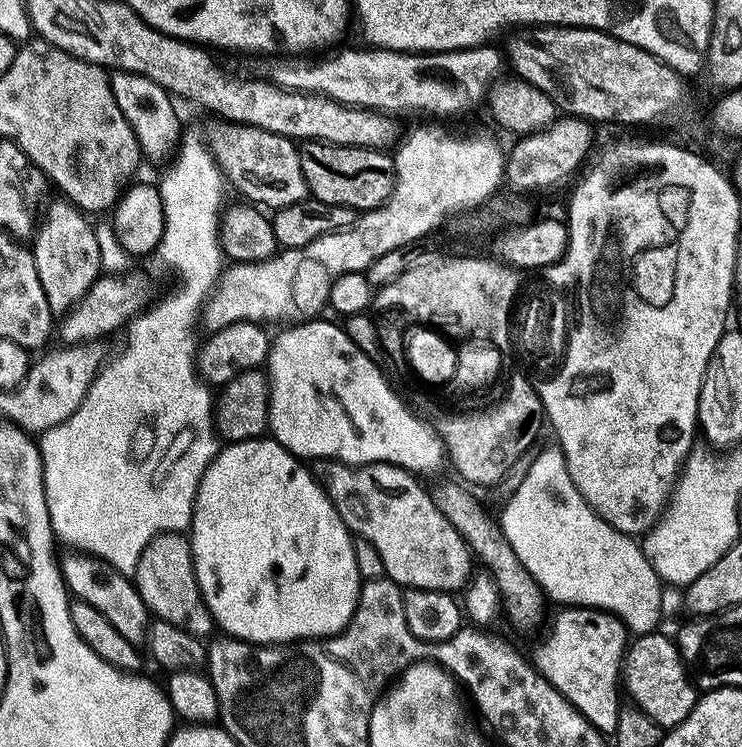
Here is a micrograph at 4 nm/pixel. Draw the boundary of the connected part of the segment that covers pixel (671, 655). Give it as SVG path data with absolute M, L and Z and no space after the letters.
M660 635L639 637L629 647L622 665L622 684L627 695L628 692L632 695L631 703L650 714L650 718L654 718L658 726L667 730L684 724L686 718L690 718L696 708L698 691L696 692L697 685L694 680L692 685L692 680L688 677L690 668L680 655L677 641L673 637L671 640L668 636Z

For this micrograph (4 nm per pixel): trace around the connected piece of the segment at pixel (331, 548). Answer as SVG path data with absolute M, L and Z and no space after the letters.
M275 438L247 440L241 444L229 443L228 449L221 451L206 470L204 481L200 484L200 493L196 495L196 507L192 514L190 539L192 541L192 557L196 563L196 577L200 587L200 595L204 598L212 616L216 619L216 627L225 637L233 640L247 640L250 644L271 646L274 644L295 644L309 640L323 640L340 635L347 630L354 614L360 605L360 589L362 581L356 557L357 541L342 522L338 510L332 505L327 492L320 487L315 475L308 472L303 463L292 453L287 452Z

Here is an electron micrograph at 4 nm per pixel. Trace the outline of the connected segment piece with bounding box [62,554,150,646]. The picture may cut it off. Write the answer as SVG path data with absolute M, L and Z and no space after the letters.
M72 554L76 556L63 557L62 567L64 569L64 581L68 584L69 593L79 603L89 604L98 610L99 614L105 616L118 633L135 646L140 646L148 639L150 627L150 613L146 602L138 594L135 583L129 577L123 576L116 569L97 560L95 556L87 554Z

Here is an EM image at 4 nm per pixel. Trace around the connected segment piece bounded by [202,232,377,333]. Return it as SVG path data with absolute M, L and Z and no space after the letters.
M336 232L330 233L328 236L323 236L318 238L314 242L310 242L305 246L305 248L290 248L281 251L279 254L275 255L271 260L258 261L256 263L233 263L231 267L227 269L221 275L220 283L217 284L215 292L212 293L203 313L202 313L202 324L203 327L207 329L209 333L221 332L224 328L229 328L235 324L258 324L261 326L269 326L268 324L284 324L280 326L303 326L317 318L323 317L325 315L326 309L329 307L330 301L332 299L332 287L336 284L336 280L340 276L349 276L355 272L367 273L369 269L377 263L372 254L373 258L370 258L370 254L366 256L364 252L372 252L372 248L364 246L364 244L352 244L352 238L336 238Z

